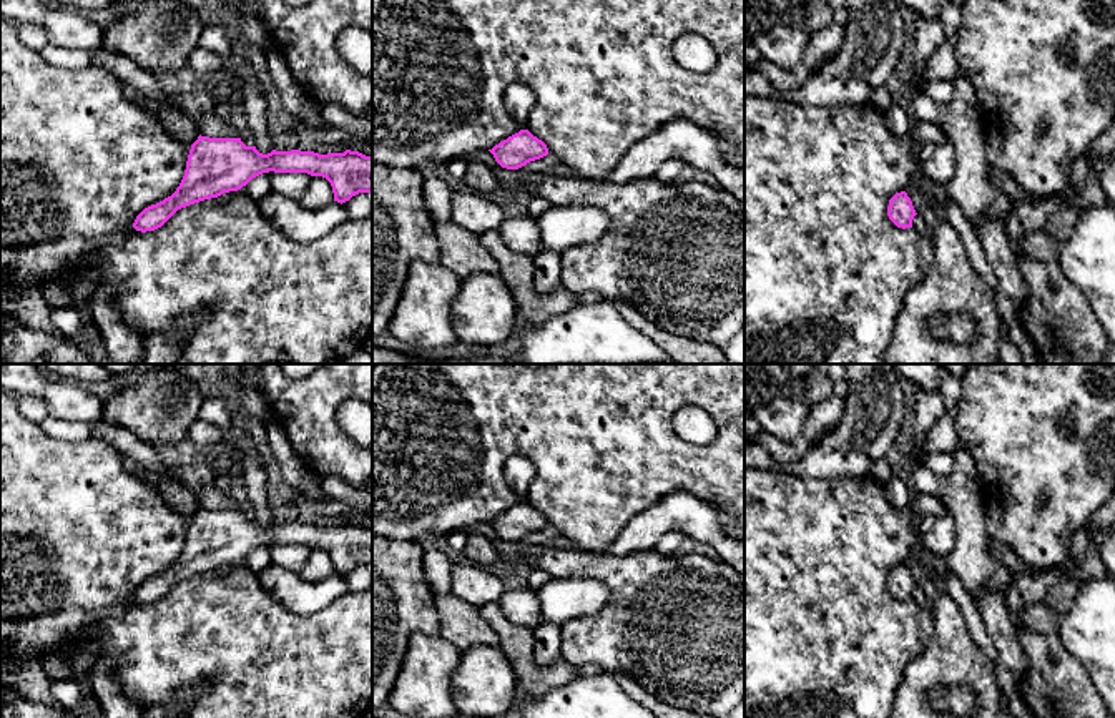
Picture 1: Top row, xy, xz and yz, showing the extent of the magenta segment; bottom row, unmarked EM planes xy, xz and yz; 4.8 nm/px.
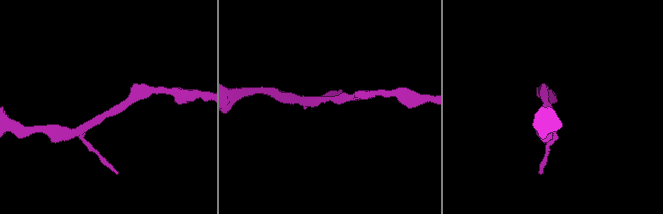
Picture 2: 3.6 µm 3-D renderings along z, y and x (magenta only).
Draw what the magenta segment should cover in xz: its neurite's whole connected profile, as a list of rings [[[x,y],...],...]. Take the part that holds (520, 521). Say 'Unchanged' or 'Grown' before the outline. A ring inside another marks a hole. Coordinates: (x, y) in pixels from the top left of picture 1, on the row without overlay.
Unchanged. [[[520,502],[489,524],[494,527],[495,534],[507,542],[518,542],[548,527],[547,517],[528,502]]]

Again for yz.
Unchanged. [[[906,563],[896,565],[889,572],[887,588],[897,600],[902,600],[902,602],[912,600],[912,592],[916,587],[917,585]]]

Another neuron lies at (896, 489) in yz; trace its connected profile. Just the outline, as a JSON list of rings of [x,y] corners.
[[[892,475],[892,479],[884,484],[884,489],[894,507],[897,509],[911,507],[909,487],[902,479]]]

